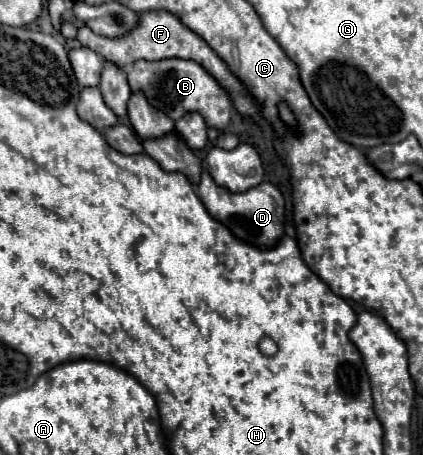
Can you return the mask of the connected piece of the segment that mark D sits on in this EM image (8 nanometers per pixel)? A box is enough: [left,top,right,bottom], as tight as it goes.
[197,169,285,247]

